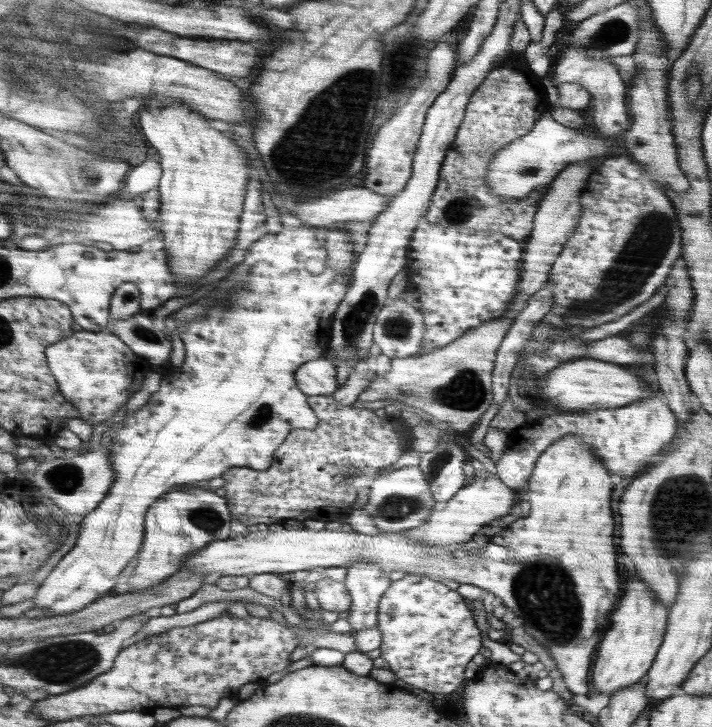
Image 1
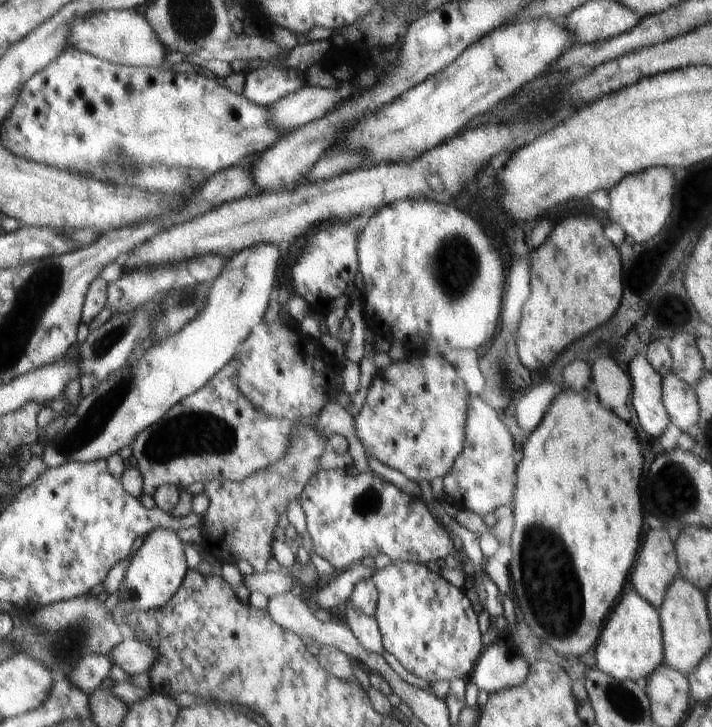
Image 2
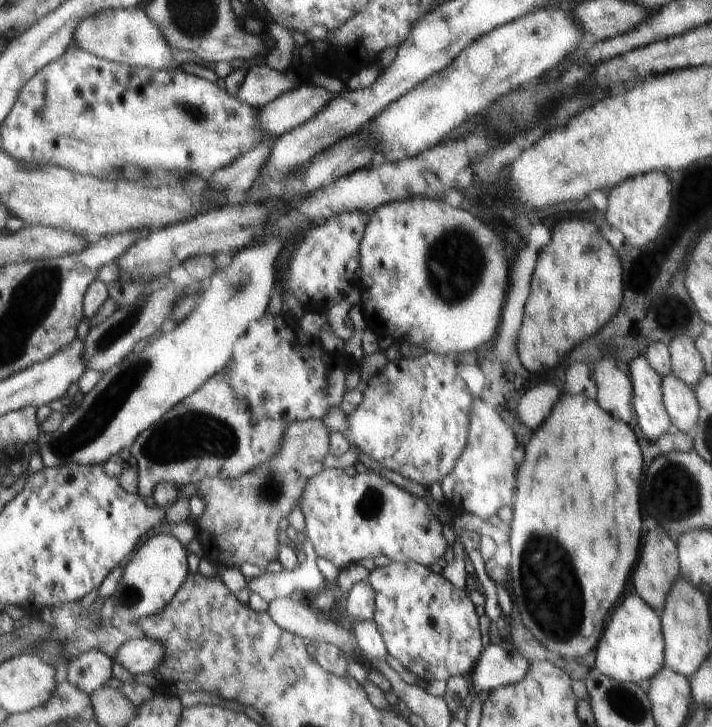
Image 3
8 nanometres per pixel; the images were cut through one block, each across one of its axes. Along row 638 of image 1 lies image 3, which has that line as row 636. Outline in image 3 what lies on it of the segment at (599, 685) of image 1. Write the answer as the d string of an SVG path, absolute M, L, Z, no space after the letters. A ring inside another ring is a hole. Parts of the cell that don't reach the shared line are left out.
M638 593L628 594L608 618L606 628L594 649L598 672L617 681L645 685L664 666L665 642L660 613L646 604Z

